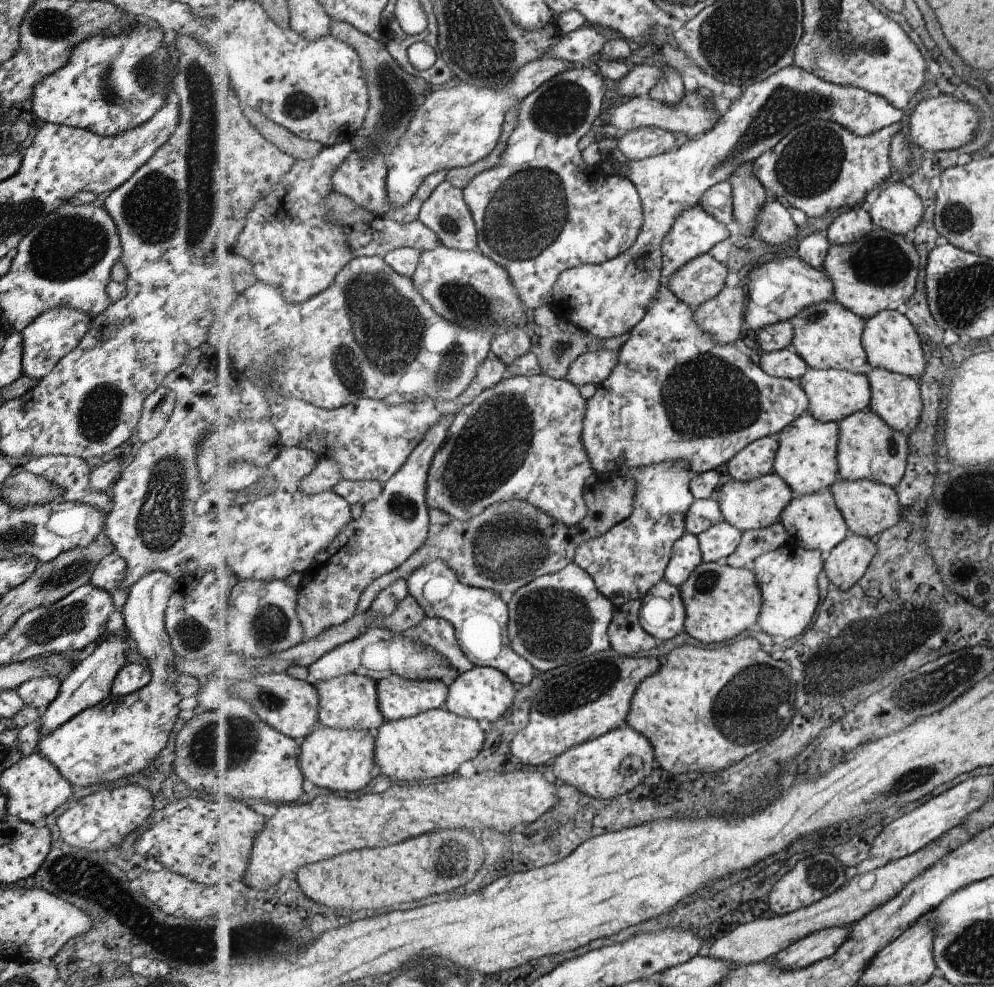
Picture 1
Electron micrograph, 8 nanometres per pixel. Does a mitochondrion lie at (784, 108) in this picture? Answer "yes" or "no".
yes

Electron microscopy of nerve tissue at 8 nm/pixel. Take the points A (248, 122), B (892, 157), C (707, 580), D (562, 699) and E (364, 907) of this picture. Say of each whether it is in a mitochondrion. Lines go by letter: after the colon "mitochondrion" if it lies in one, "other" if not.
A: other
B: other
C: mitochondrion
D: mitochondrion
E: other

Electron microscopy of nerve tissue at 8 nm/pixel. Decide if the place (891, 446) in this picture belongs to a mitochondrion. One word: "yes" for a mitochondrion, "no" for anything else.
yes

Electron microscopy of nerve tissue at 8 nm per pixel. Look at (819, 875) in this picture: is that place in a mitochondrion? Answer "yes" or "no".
yes

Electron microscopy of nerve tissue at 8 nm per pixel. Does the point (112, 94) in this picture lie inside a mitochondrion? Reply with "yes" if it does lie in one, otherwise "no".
yes

